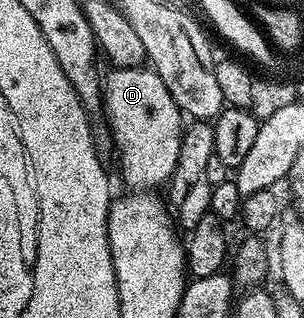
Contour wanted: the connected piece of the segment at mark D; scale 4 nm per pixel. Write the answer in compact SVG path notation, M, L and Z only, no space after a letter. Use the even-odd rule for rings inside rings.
M112 67L102 77L102 113L108 116L112 145L120 160L120 177L125 190L156 191L167 186L184 139L185 114L174 103L166 83L151 67Z

